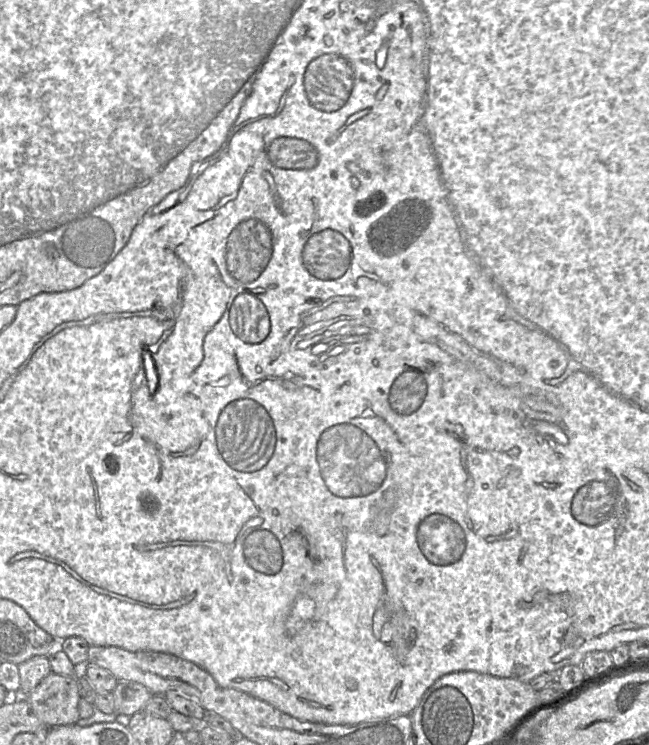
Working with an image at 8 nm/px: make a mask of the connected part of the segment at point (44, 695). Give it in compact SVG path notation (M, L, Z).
M51 672L27 694L33 713L47 727L76 724L81 696L75 675Z

